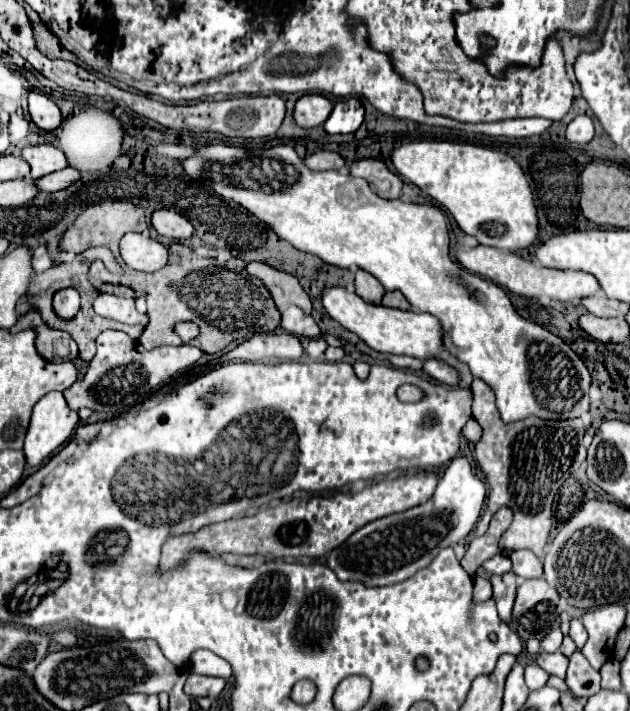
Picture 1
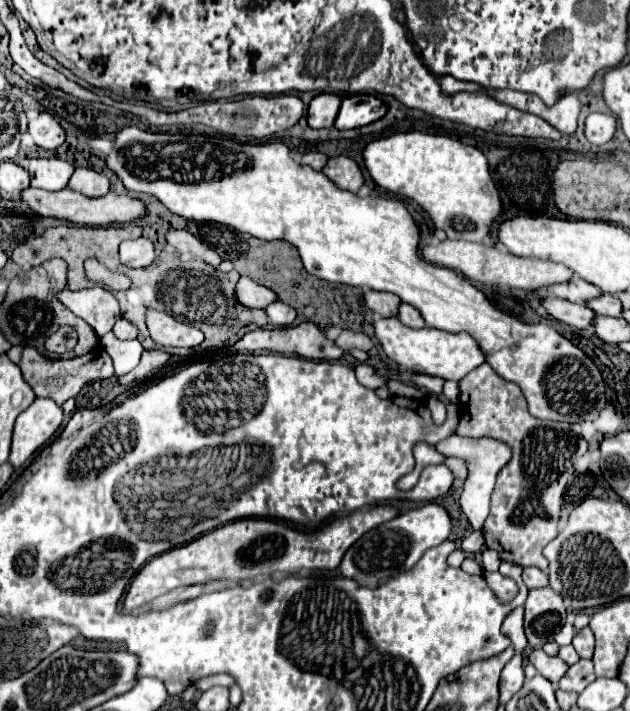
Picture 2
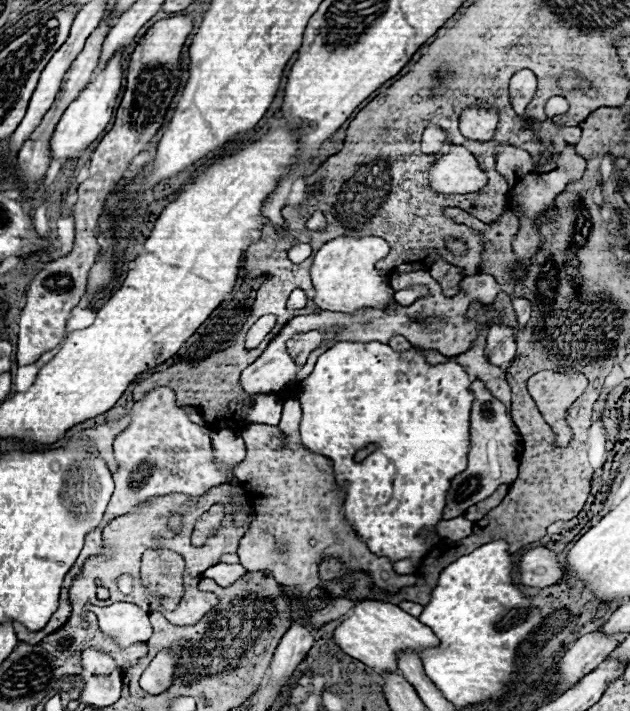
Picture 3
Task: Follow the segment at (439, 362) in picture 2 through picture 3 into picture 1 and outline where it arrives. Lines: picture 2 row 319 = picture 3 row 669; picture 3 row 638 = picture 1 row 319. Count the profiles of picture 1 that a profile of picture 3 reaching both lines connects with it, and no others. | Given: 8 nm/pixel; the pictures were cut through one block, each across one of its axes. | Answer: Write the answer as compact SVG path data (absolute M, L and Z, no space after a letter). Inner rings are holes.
M326 288L324 294L322 294L322 304L324 304L326 312L336 322L340 322L350 332L358 334L376 352L398 354L398 356L414 356L418 360L432 360L434 358L434 360L446 362L448 366L456 368L456 372L460 374L460 378L458 378L460 388L468 388L472 384L472 374L470 374L468 366L460 364L444 348L444 344L442 344L444 330L442 330L440 322L434 316L412 312L412 310L404 312L404 310L394 310L394 308L386 308L386 306L372 306L372 304L364 302L358 294L348 292L344 288Z

